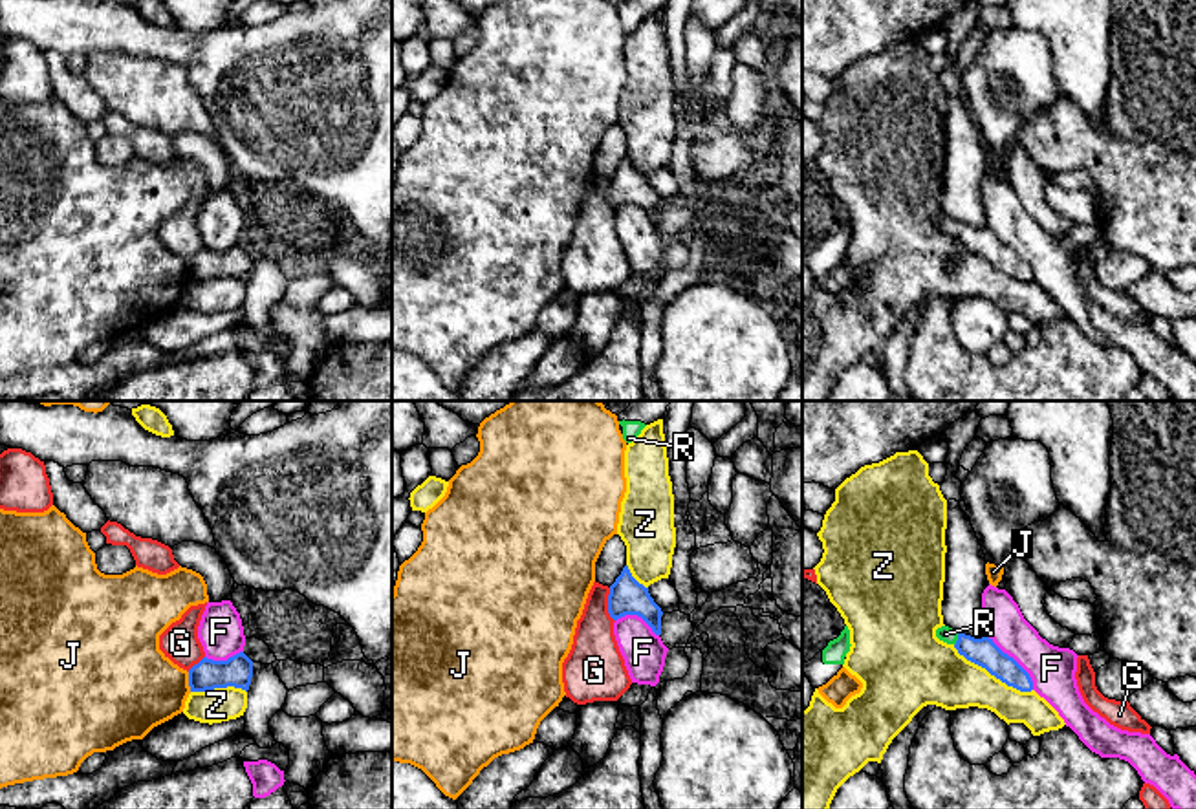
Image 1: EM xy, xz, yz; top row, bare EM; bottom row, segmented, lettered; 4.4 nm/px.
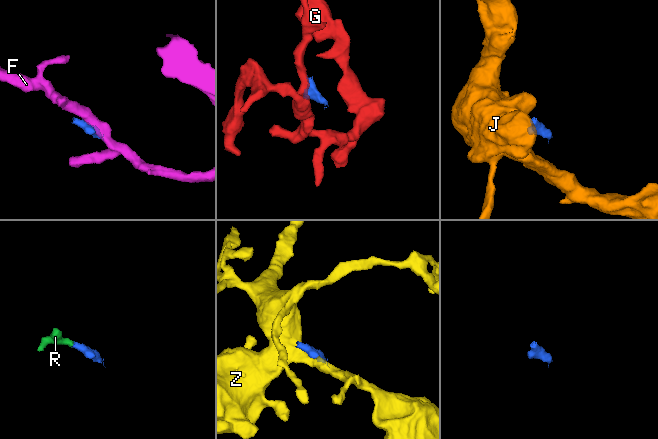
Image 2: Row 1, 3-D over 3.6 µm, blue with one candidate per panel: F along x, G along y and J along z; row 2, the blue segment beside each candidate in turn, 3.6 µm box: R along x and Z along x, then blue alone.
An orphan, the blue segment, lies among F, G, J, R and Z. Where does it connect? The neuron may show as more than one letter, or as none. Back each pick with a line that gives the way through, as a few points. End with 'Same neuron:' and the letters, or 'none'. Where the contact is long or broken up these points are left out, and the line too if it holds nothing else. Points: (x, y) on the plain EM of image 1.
R: Path across: yz (984, 242), (973, 240), (958, 229), (945, 224)
Same neuron: R

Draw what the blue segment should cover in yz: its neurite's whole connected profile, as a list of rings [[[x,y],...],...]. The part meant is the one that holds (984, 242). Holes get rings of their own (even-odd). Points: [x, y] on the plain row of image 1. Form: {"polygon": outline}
{"polygon": [[[949,216],[936,220],[936,227],[952,234],[967,251],[985,258],[991,265],[1020,282],[1031,282],[1029,264],[1007,243],[1004,243],[989,227],[974,229]]]}

